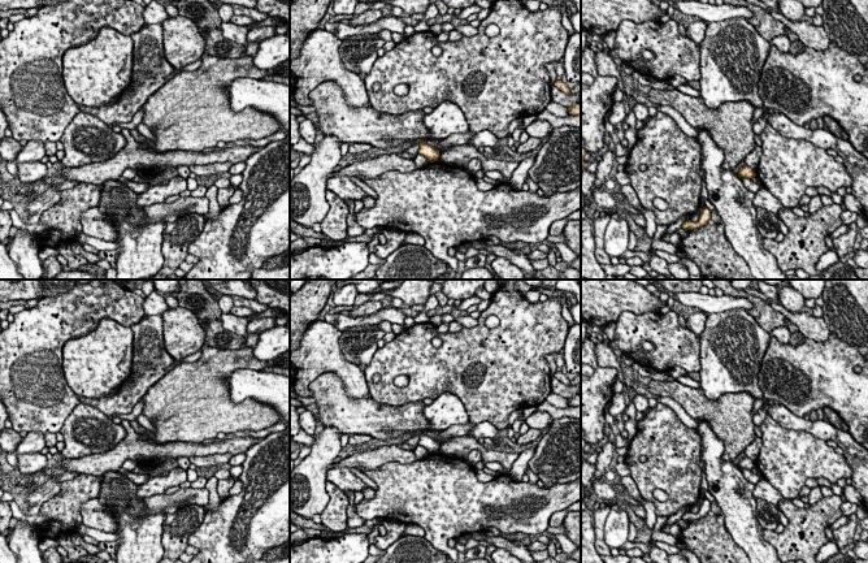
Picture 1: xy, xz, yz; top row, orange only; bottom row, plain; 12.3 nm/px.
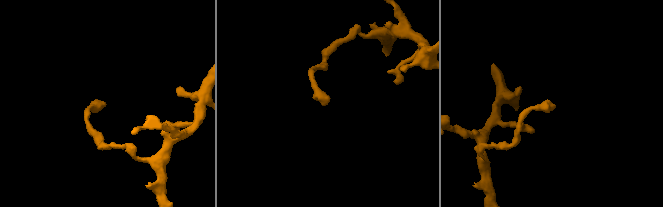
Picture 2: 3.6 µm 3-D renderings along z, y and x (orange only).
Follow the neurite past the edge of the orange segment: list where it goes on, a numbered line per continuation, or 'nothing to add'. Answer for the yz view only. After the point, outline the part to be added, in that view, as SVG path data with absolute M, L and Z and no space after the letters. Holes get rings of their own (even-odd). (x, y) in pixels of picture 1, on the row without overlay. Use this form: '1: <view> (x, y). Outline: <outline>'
nothing to add

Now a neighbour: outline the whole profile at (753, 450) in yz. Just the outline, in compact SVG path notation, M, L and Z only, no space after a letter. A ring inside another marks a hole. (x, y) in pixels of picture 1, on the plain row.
M755 437L755 439L746 447L745 455L751 459L752 462L756 462L759 458L759 452L763 447L763 441L760 437Z

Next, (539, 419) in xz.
M535 411L531 413L525 423L529 425L529 428L534 429L546 429L551 423L551 415L546 411Z

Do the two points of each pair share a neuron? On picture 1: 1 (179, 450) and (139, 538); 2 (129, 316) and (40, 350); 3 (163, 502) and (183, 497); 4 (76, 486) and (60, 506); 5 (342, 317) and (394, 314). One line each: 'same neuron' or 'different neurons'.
1: different neurons
2: same neuron
3: same neuron
4: same neuron
5: same neuron

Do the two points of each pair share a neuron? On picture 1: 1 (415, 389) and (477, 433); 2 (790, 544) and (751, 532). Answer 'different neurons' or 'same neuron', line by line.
1: different neurons
2: different neurons

